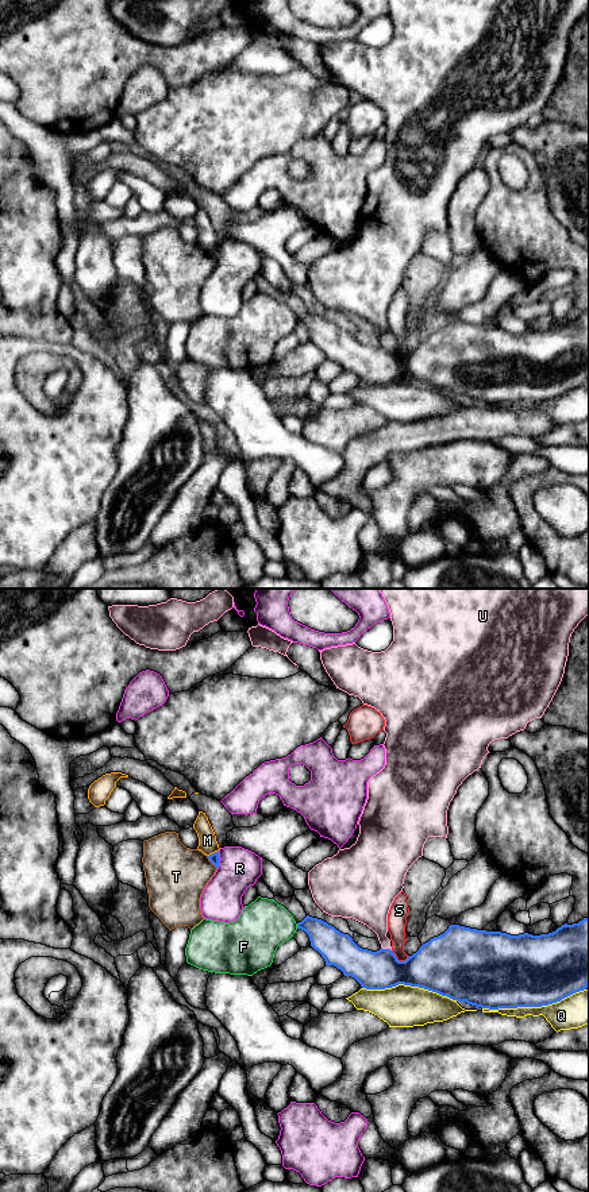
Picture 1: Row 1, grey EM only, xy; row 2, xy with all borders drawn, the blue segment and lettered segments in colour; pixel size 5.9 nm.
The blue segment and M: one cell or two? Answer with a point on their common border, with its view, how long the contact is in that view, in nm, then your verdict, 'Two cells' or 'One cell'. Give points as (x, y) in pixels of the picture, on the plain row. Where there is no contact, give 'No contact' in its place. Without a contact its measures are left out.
Touches blue at xy (212, 249). Shared border 80 nm. Two cells

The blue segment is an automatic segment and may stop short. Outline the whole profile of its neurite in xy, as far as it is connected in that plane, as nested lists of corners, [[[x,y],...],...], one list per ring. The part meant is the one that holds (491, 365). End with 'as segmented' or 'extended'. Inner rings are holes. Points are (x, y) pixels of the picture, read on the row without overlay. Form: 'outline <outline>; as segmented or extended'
outline [[[309,310],[297,319],[297,324],[308,329],[311,342],[322,350],[326,360],[336,362],[366,385],[404,379],[476,402],[498,405],[548,401],[586,385],[589,379],[589,313],[573,320],[565,319],[540,331],[511,331],[450,320],[443,329],[423,339],[405,356],[399,356],[390,344],[362,344],[349,329]]]; as segmented

